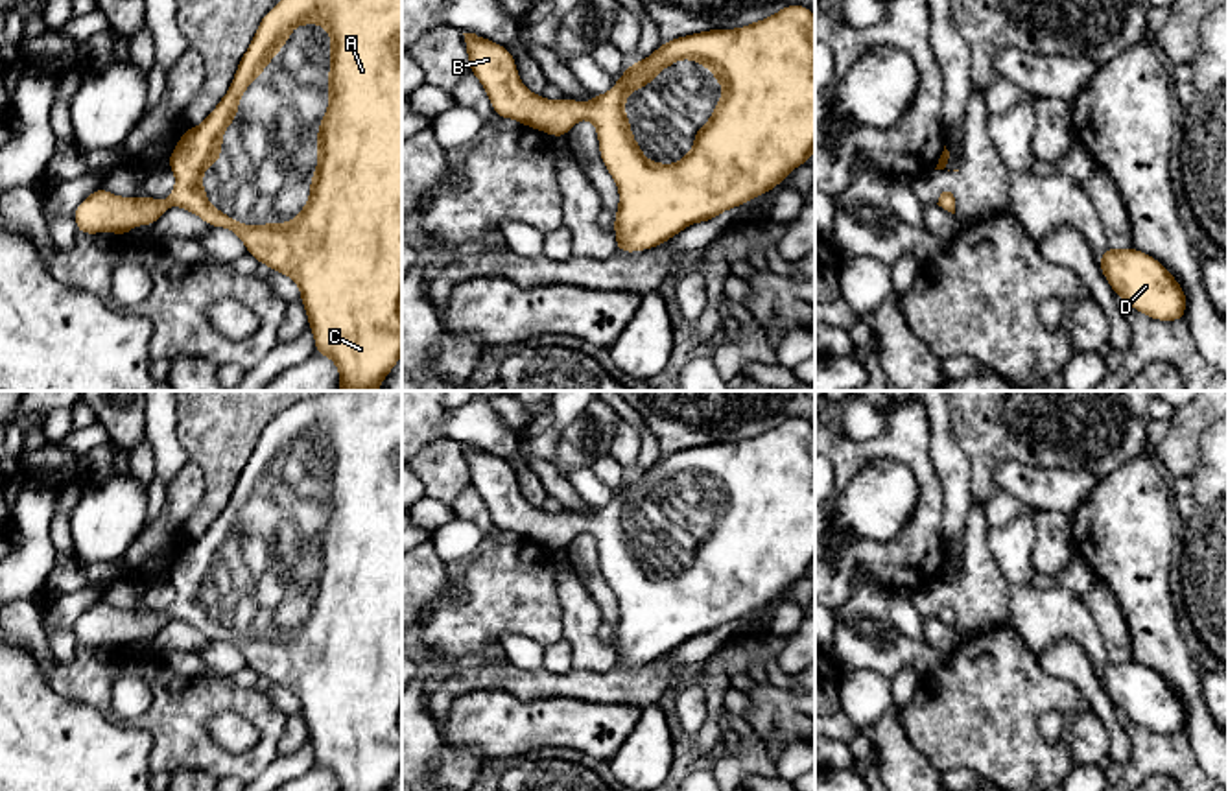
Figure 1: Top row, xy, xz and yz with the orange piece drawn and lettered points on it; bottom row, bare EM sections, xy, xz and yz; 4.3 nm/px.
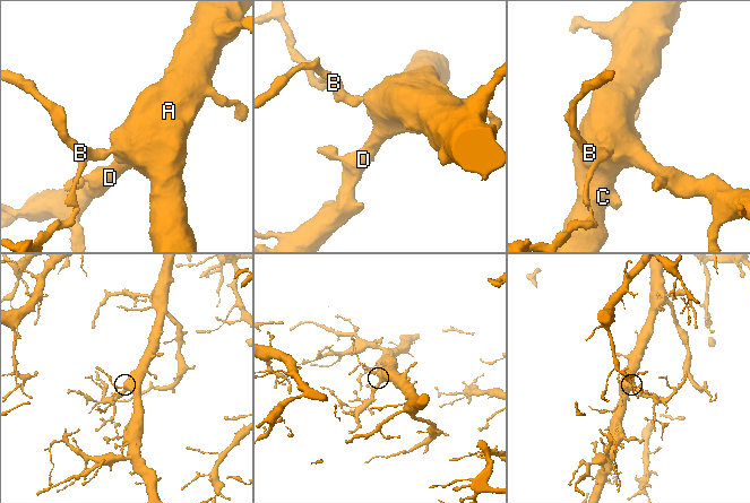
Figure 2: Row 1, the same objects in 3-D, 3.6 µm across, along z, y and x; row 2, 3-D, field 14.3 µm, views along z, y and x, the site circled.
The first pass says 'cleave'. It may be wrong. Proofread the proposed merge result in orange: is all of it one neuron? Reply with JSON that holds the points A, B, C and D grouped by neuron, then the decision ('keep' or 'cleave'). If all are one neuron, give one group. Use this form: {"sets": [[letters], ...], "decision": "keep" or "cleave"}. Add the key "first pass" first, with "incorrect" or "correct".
{"first pass": "incorrect", "sets": [["A", "B", "C", "D"]], "decision": "keep"}

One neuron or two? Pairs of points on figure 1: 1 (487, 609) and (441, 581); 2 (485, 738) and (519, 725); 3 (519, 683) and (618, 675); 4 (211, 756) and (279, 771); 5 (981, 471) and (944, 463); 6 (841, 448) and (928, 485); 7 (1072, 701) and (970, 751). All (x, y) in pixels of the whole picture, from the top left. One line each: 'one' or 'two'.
1: two
2: one
3: one
4: two
5: two
6: one
7: one

